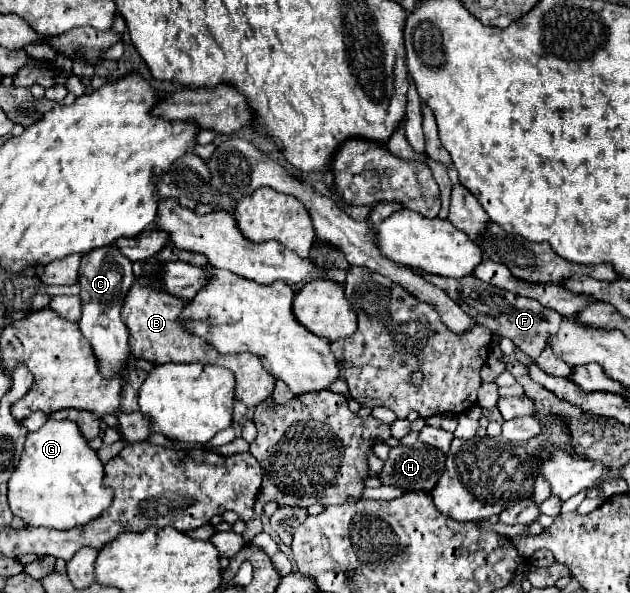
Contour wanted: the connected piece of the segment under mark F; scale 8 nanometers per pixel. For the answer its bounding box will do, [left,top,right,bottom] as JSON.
[422,275,562,361]

